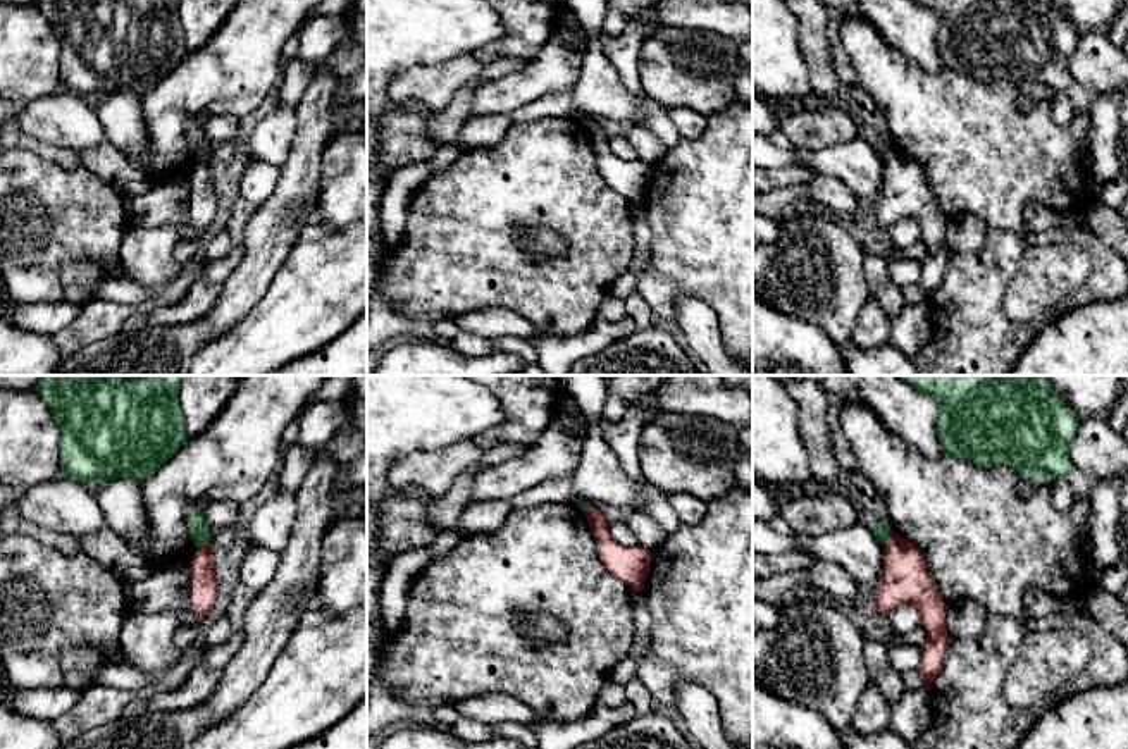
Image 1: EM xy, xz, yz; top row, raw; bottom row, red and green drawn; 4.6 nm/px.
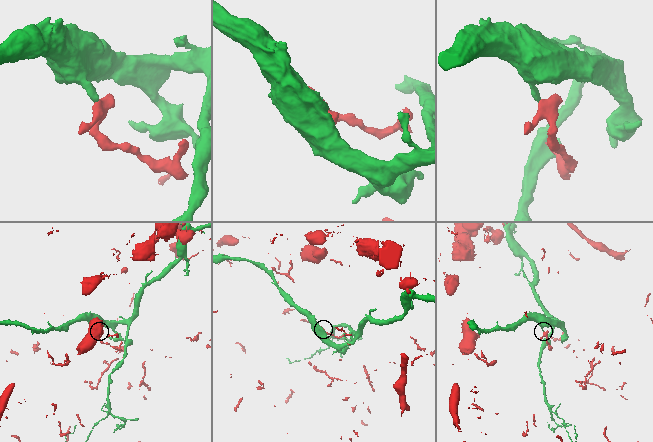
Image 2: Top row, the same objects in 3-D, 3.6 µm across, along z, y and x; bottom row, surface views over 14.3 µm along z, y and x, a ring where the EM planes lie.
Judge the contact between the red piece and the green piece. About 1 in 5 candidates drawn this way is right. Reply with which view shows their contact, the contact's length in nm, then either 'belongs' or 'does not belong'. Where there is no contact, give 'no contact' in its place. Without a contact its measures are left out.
xy | 80 nm | does not belong

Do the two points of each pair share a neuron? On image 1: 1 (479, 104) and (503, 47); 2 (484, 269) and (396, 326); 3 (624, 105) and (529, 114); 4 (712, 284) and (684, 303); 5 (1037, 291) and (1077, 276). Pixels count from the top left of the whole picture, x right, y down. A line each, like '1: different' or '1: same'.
1: different
2: different
3: same
4: different
5: same

